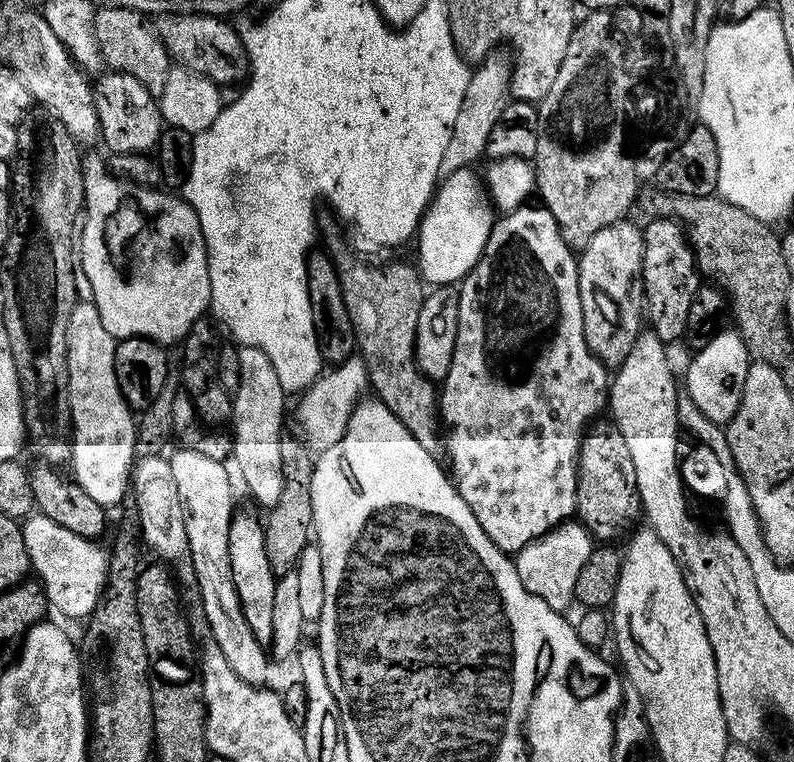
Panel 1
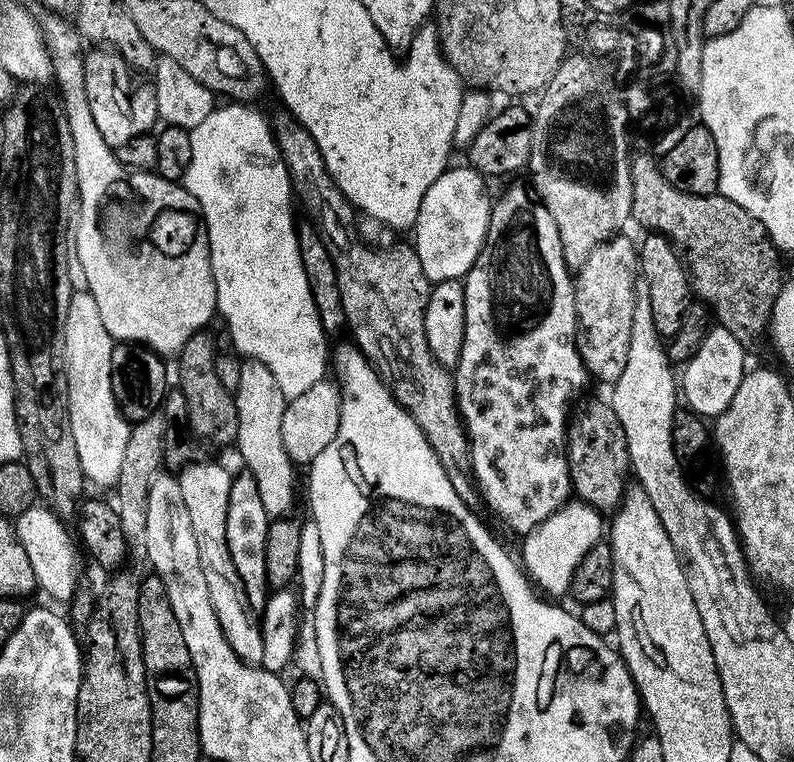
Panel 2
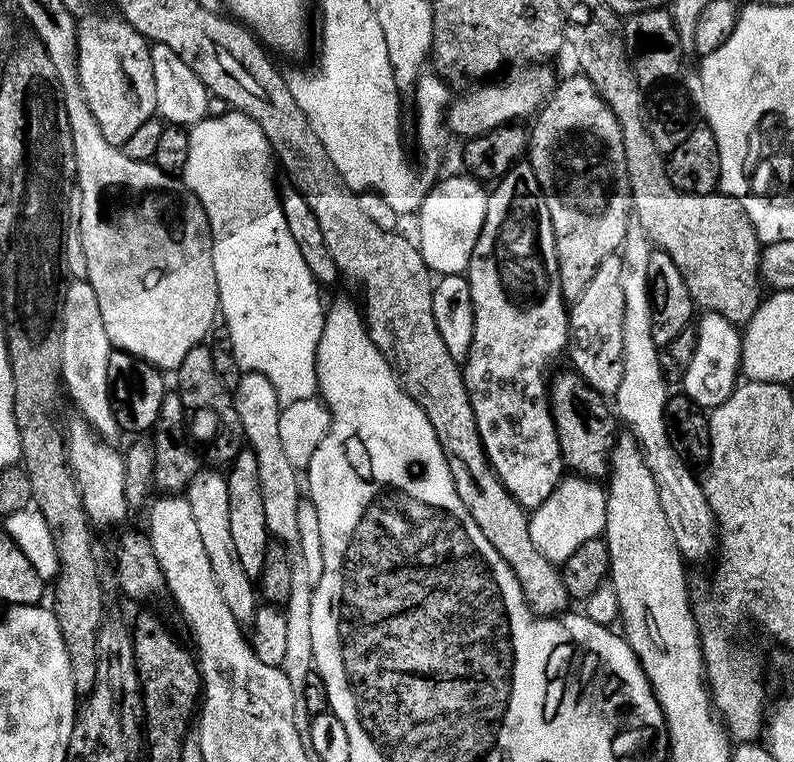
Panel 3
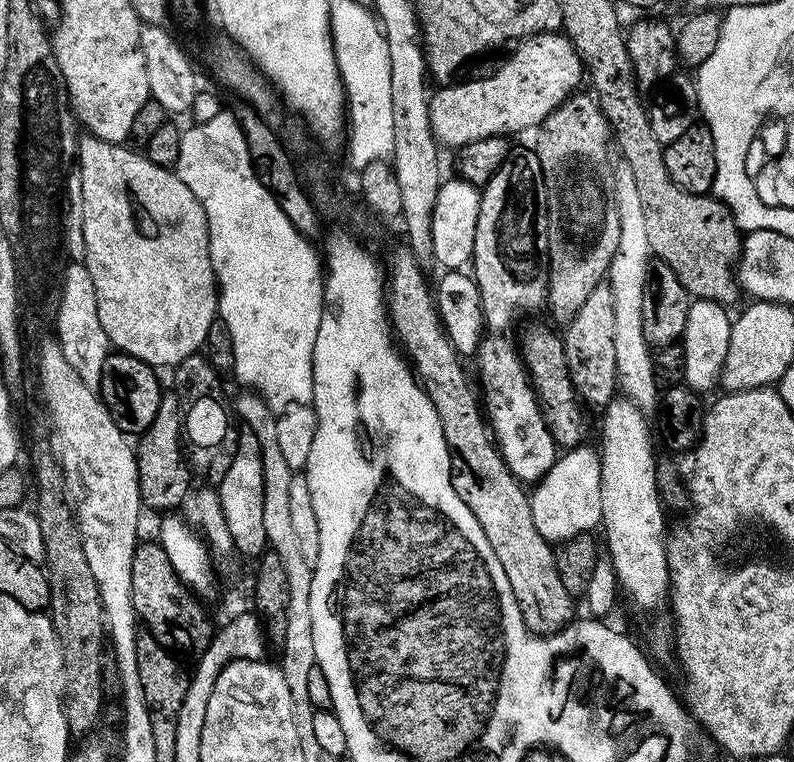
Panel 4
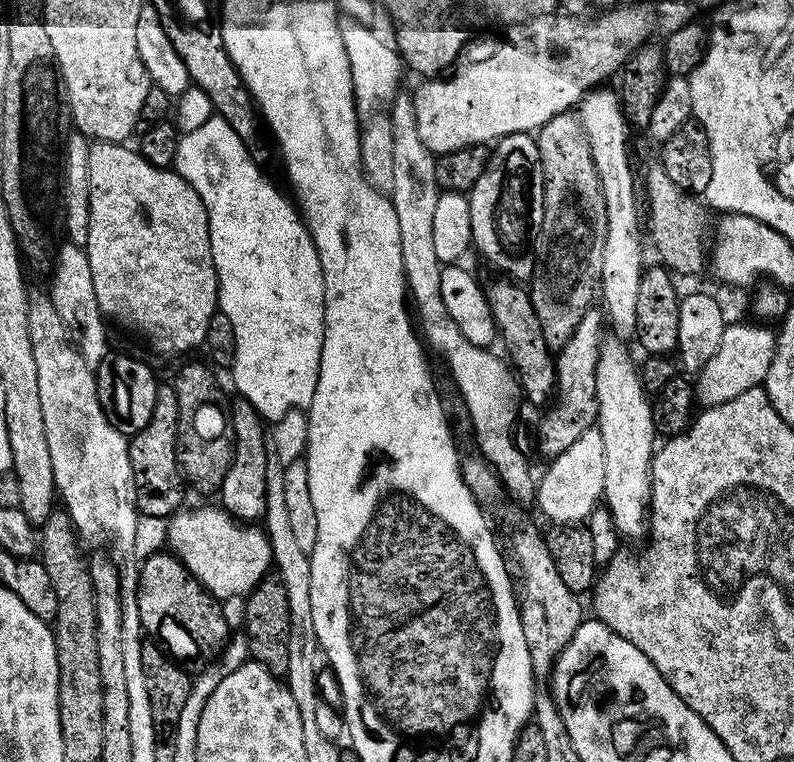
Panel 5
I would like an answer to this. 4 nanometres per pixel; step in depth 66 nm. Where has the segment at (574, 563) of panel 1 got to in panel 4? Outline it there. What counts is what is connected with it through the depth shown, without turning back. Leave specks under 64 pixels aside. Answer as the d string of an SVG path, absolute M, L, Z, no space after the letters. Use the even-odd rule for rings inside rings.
M580 445L567 449L556 459L555 465L545 474L531 491L531 517L534 518L534 526L549 543L558 544L570 540L576 536L591 533L602 522L602 488L601 488L601 462L599 451L591 445Z

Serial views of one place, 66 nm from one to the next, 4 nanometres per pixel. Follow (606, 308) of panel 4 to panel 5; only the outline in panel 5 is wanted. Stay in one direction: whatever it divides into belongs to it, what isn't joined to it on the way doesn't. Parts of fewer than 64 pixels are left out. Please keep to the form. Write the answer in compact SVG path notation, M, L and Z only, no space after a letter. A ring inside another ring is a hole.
M593 306L586 314L582 314L582 322L578 322L578 330L570 334L566 346L560 348L554 356L556 361L556 391L554 399L547 405L544 417L540 420L540 452L546 458L553 458L569 449L584 430L596 424L598 414L598 358L600 348L606 339L606 316L599 307Z

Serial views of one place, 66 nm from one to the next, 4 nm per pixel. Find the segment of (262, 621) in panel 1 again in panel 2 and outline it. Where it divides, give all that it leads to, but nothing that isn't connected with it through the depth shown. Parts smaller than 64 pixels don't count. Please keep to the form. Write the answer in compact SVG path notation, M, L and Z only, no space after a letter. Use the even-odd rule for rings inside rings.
M246 470L237 471L232 477L230 506L226 510L226 546L230 546L234 570L238 570L238 578L242 578L242 590L246 590L248 607L256 614L263 613L264 603L270 595L266 578L266 530L269 523L270 518L266 514L266 506L262 506L254 478Z

